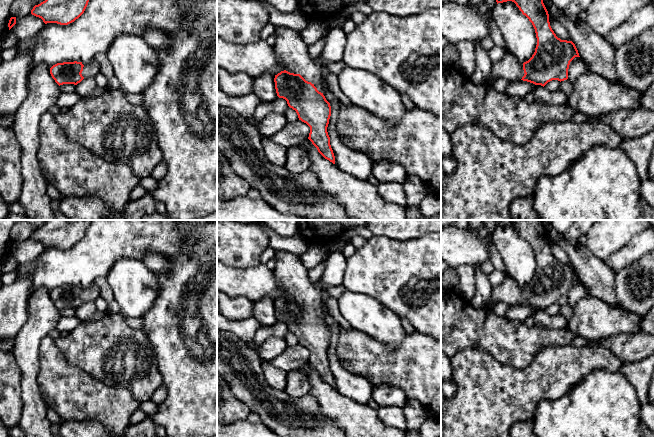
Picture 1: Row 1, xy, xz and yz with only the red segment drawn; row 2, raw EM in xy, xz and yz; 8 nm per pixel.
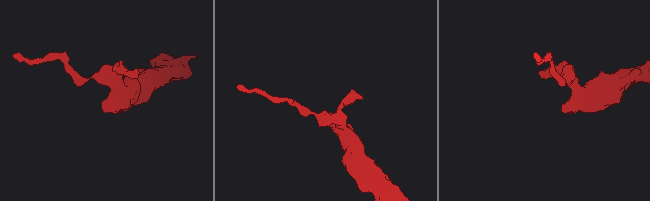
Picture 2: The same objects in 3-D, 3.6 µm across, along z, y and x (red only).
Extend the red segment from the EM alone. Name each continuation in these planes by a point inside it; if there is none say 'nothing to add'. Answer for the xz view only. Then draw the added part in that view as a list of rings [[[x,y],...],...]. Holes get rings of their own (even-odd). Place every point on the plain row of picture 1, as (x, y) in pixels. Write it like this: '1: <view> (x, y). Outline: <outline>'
1: xz (292, 276). Outline: [[[276,250],[274,258],[276,265],[273,272],[284,294],[300,298],[322,317],[322,289],[311,282],[300,256],[292,252]]]

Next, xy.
1: xy (91, 293). Outline: [[[92,284],[84,289],[81,298],[84,302],[89,302],[95,301],[99,296],[100,296],[99,288],[95,284]]]

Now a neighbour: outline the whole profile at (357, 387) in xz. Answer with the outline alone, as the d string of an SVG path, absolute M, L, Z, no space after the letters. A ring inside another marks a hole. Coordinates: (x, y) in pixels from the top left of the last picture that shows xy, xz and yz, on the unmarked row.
M342 251L330 252L326 261L325 269L321 278L322 289L322 309L323 319L331 330L331 340L327 351L330 361L330 369L335 380L335 388L343 395L362 404L369 404L372 400L373 386L369 379L362 375L349 372L338 362L336 354L337 343L339 339L340 325L328 313L326 301L329 294L326 286L342 285L344 272L346 270L346 258Z

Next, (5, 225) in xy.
M0 220L0 264L9 255L8 247L11 240L11 229L18 221L26 221L38 229L45 225L47 220Z

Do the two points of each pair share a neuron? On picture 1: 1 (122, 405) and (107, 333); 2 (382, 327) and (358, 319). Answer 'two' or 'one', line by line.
1: two
2: one

